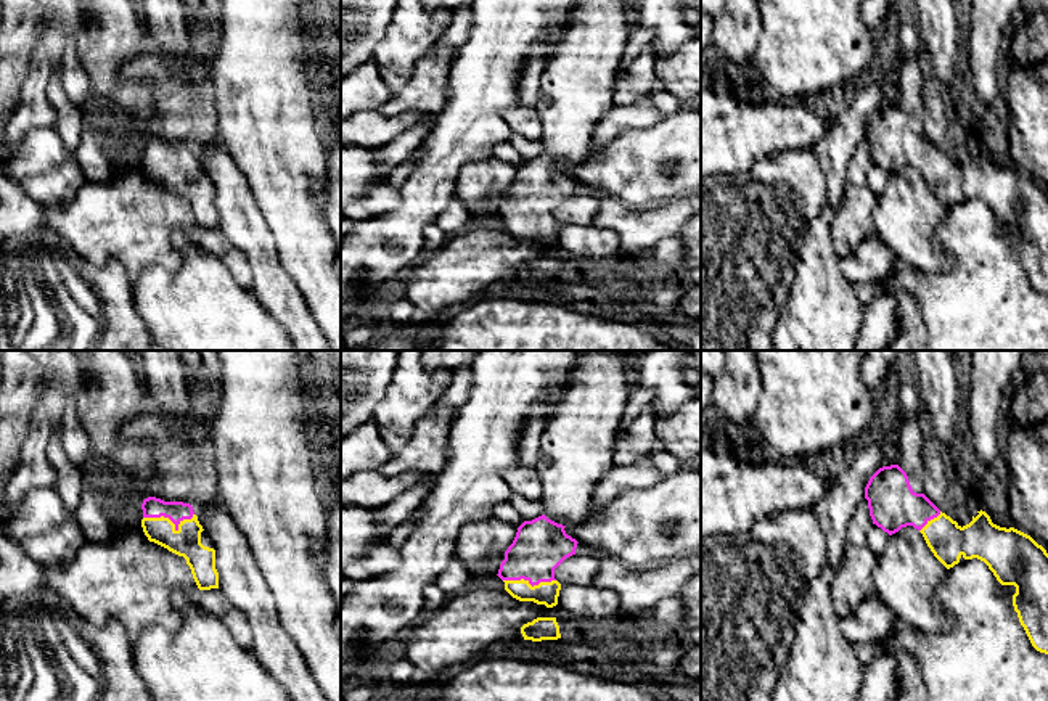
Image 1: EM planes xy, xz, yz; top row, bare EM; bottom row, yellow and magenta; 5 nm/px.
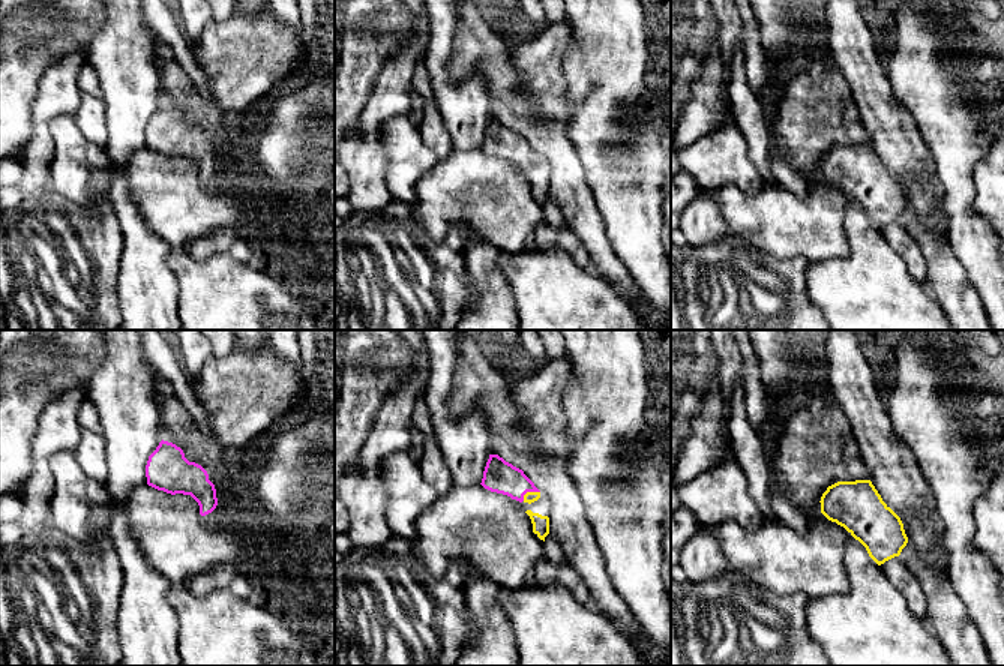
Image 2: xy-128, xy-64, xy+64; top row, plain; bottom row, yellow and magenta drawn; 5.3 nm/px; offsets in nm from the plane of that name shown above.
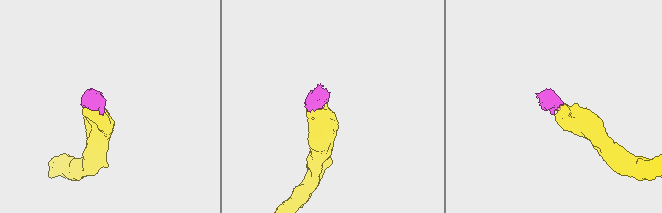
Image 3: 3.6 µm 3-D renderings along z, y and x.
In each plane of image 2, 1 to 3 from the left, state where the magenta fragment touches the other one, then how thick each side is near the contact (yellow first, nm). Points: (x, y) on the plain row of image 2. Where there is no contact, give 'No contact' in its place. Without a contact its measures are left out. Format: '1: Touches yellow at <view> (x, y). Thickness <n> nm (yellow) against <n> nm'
1: No contact
2: Touches yellow at xy-64 (529, 156). Thickness 60 nm (yellow) against 170 nm
3: No contact

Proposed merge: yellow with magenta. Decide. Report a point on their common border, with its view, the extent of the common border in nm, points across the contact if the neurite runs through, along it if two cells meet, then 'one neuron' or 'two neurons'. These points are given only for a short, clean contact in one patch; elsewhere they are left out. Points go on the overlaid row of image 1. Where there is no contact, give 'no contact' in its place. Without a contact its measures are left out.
xy (169, 520) | 260 nm | across xy (185, 542), (169, 520), (176, 512) | one neuron

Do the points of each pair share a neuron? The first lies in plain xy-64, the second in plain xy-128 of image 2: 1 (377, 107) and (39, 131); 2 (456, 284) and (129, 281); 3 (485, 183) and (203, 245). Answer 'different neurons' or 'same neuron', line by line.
1: same neuron
2: different neurons
3: different neurons

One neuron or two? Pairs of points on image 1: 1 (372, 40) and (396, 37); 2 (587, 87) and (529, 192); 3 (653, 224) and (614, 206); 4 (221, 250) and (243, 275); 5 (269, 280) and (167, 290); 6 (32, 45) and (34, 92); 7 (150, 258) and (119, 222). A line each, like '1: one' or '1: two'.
1: two
2: one
3: one
4: one
5: two
6: one
7: one

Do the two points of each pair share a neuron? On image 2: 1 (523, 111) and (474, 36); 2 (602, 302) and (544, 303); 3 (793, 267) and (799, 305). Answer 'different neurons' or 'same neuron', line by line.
1: same neuron
2: same neuron
3: same neuron

